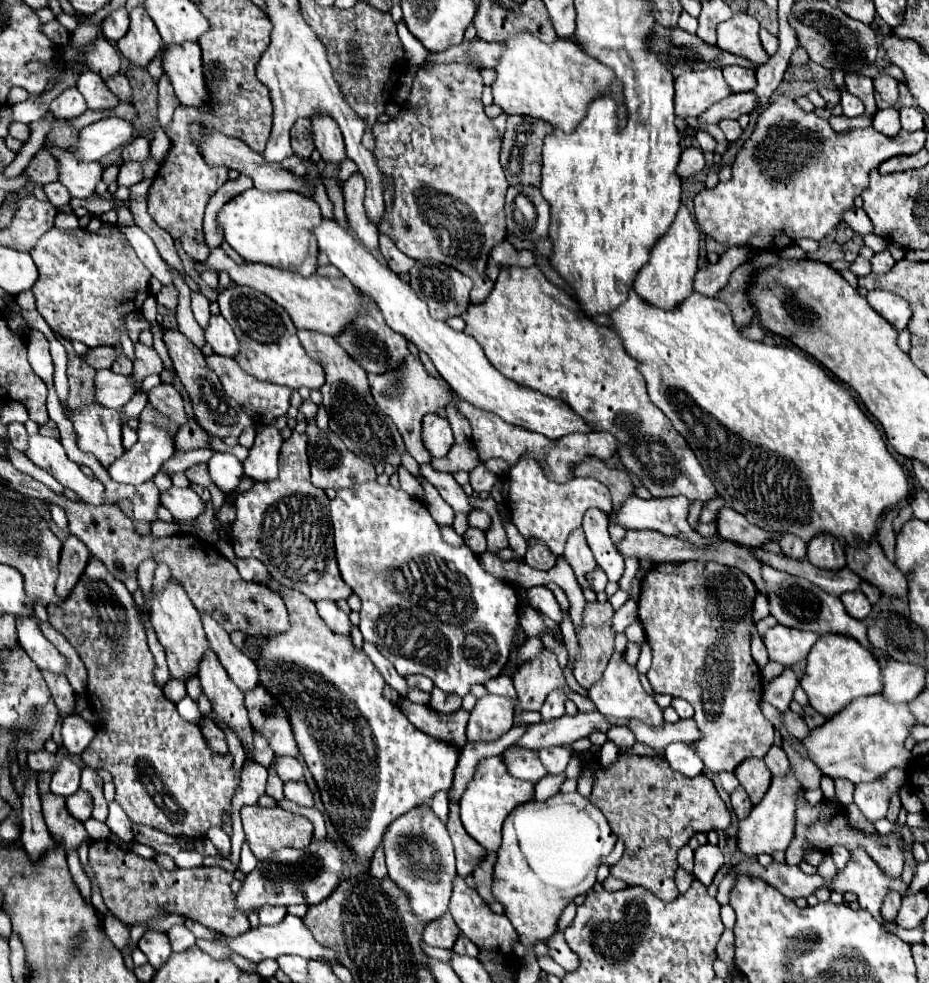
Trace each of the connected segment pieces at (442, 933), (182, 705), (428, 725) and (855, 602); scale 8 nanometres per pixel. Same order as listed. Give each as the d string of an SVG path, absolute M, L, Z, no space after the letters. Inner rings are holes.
M445 912L441 920L433 920L433 924L427 924L423 932L425 944L439 946L439 948L453 948L459 936L461 936L461 930L449 912Z
M185 696L181 702L177 702L177 710L179 710L181 718L187 720L187 722L195 722L195 724L199 724L199 722L203 720L203 716L201 716L199 710L197 710L197 704L195 704L189 696Z
M399 698L397 706L401 708L401 712L405 712L407 720L411 720L419 730L427 732L429 736L445 740L445 742L457 746L459 750L462 750L467 744L467 738L465 738L465 728L467 728L467 720L469 720L467 710L459 708L457 712L441 714L429 706L415 704L407 698Z
M861 590L841 594L841 602L845 604L845 610L857 620L865 620L867 614L871 612L871 602L867 600L867 596Z

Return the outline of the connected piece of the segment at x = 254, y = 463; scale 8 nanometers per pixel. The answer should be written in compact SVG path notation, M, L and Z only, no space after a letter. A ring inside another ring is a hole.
M273 424L261 426L257 430L249 458L243 462L245 474L257 482L273 480L277 476L277 460L279 460L281 444L283 444L283 436Z

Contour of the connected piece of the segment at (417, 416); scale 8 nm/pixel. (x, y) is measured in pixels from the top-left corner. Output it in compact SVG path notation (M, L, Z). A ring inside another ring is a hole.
M411 356L407 364L403 364L401 370L387 372L381 376L369 374L369 384L371 384L371 394L377 402L377 406L393 420L397 430L401 432L407 450L413 454L413 458L419 464L431 461L431 457L421 440L421 418L427 412L437 412L439 406L447 406L451 402L451 390L437 378L429 376L419 362L419 358Z

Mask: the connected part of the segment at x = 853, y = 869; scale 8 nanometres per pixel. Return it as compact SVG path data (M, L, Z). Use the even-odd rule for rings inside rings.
M855 848L855 850L851 850L851 858L849 858L845 870L837 870L837 874L835 874L833 884L829 886L829 890L831 890L831 892L839 892L839 894L855 892L855 894L859 896L859 904L861 904L861 908L869 910L871 915L880 924L895 925L894 923L884 921L880 913L881 902L883 902L887 890L897 890L899 894L903 894L903 892L907 890L907 886L905 886L901 880L889 880L889 878L877 868L877 864L873 862L873 858L865 852L865 848Z

